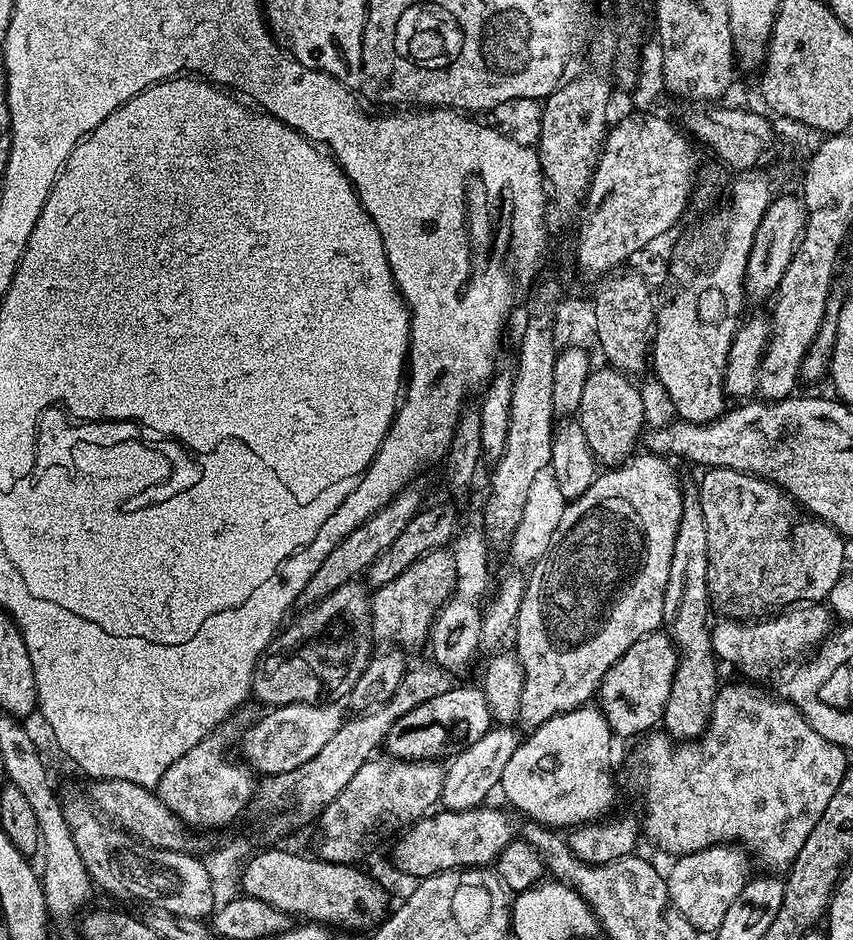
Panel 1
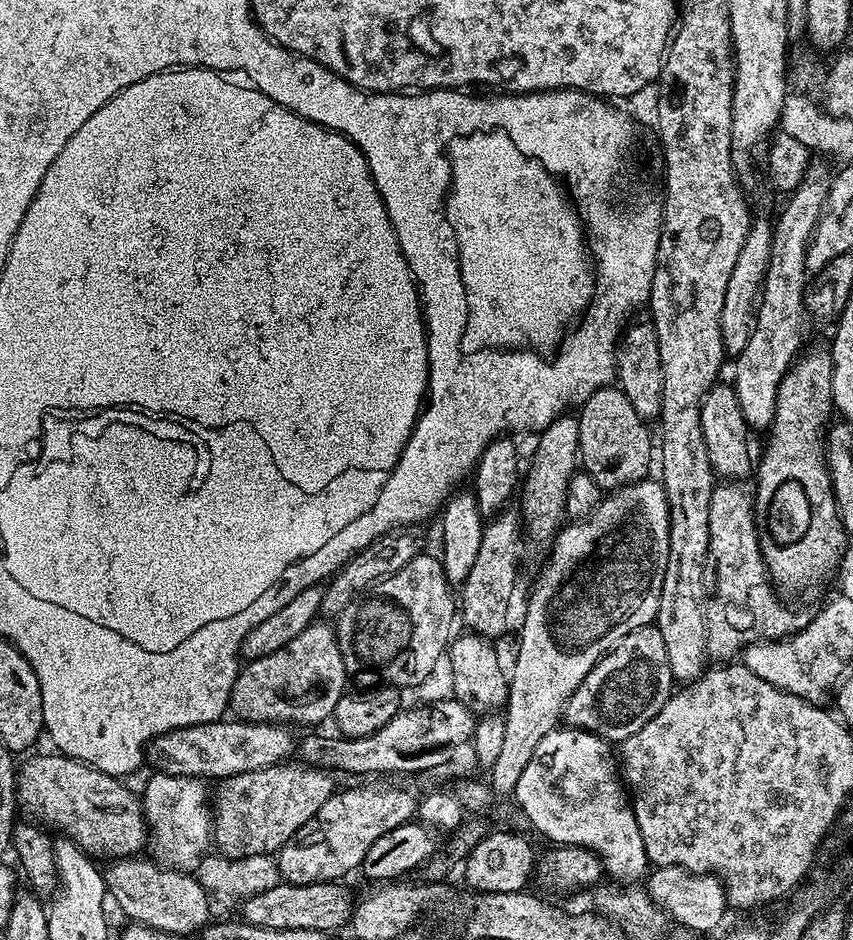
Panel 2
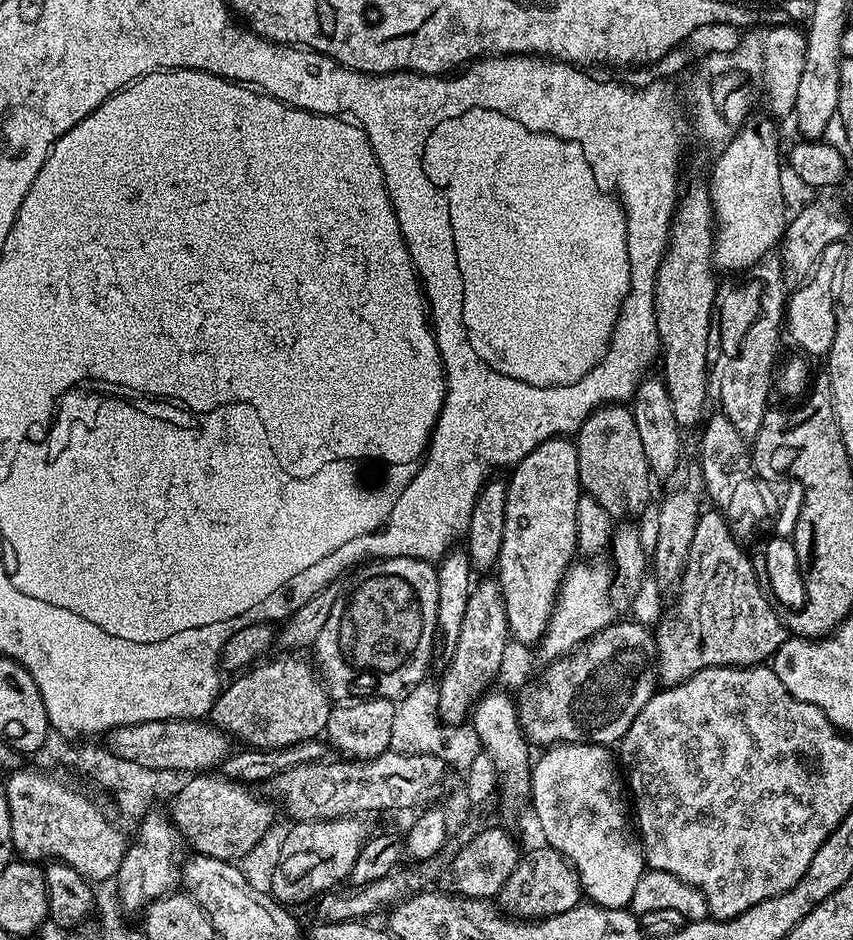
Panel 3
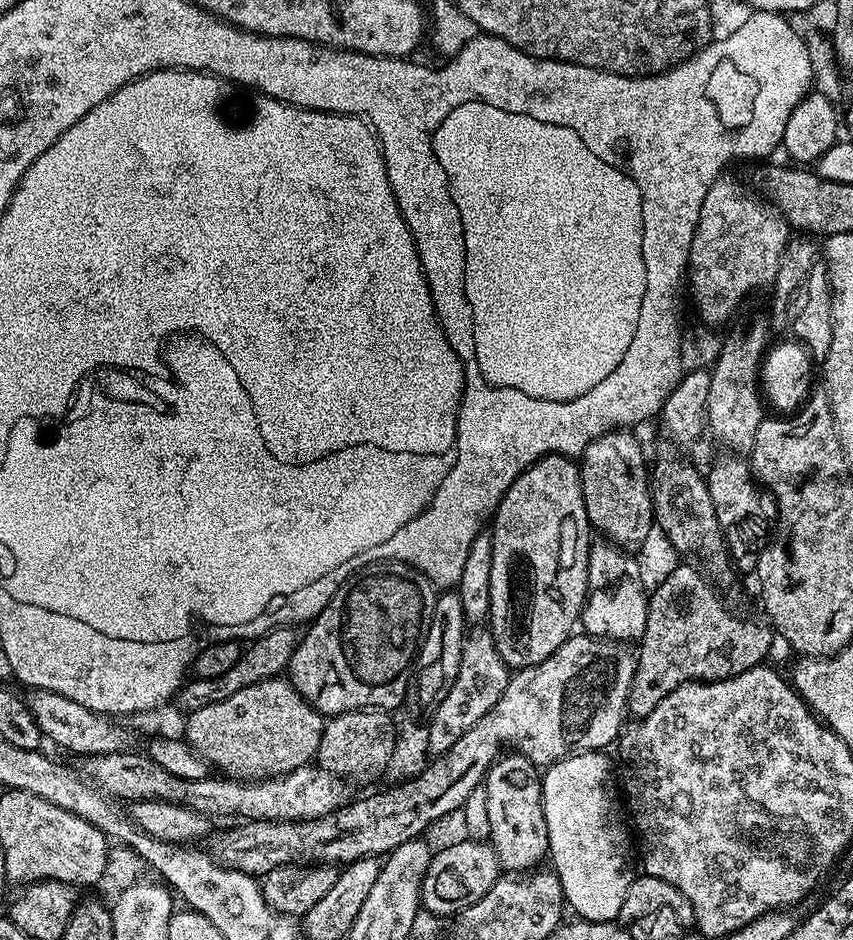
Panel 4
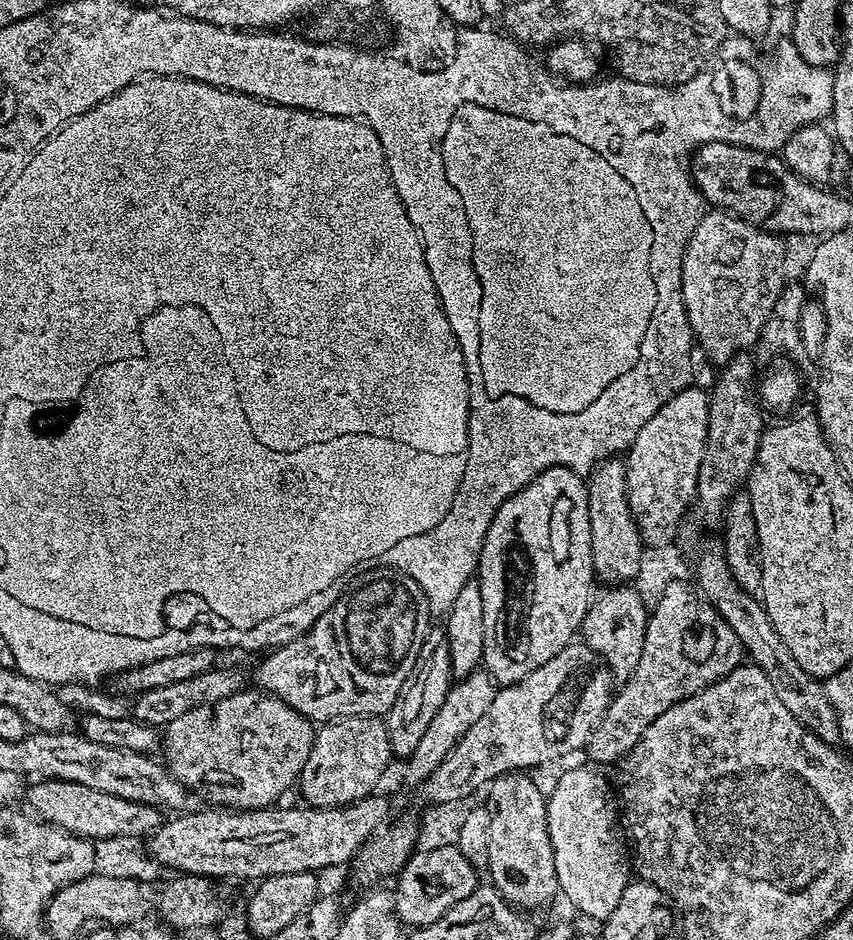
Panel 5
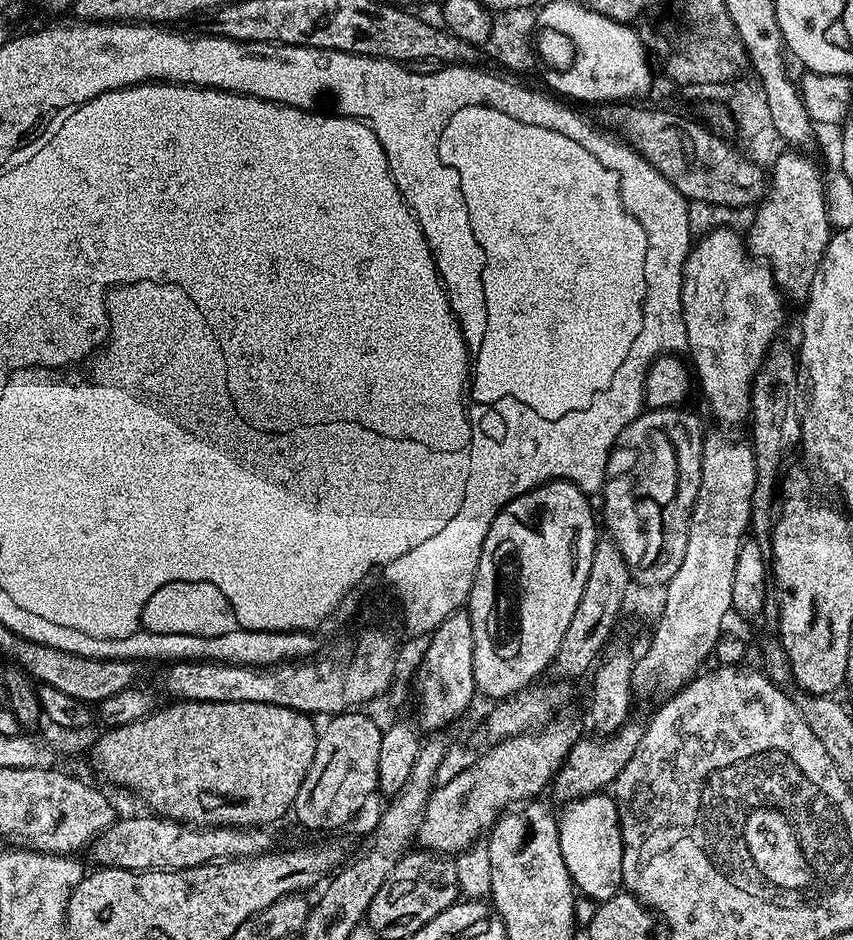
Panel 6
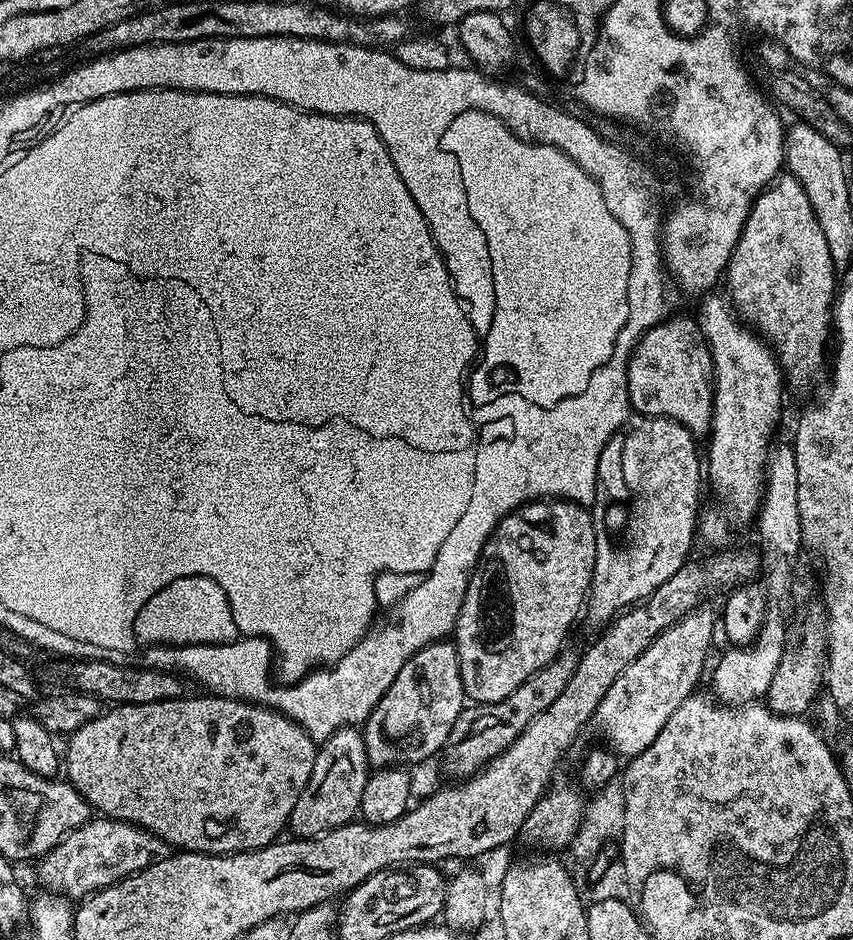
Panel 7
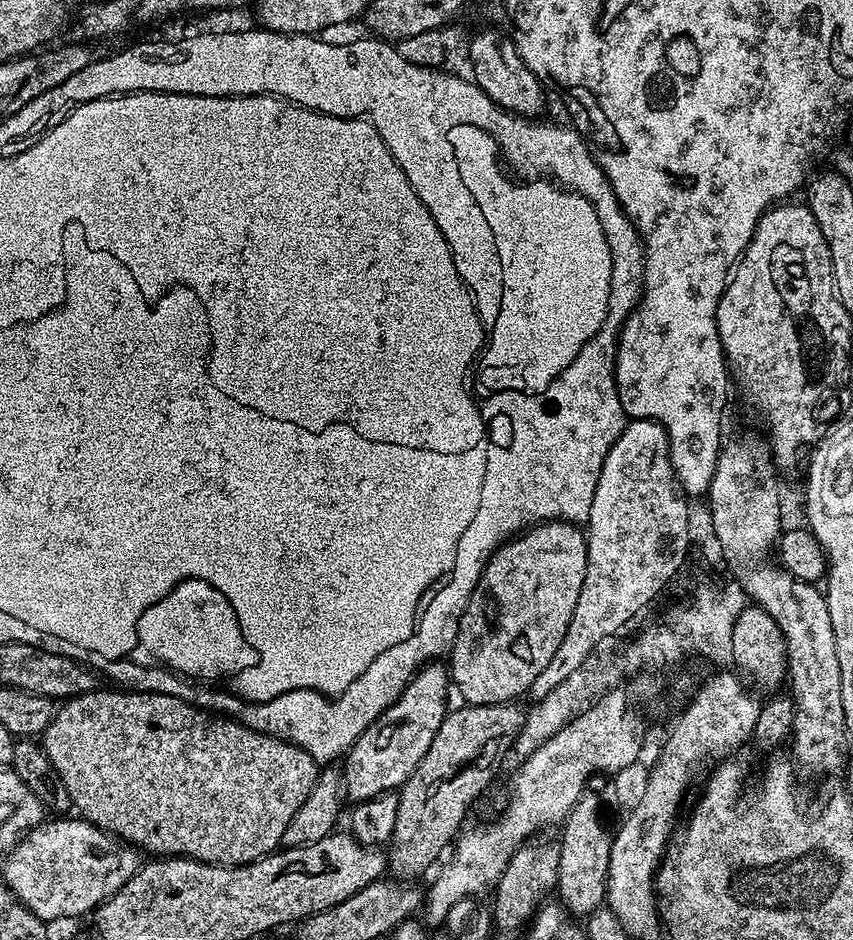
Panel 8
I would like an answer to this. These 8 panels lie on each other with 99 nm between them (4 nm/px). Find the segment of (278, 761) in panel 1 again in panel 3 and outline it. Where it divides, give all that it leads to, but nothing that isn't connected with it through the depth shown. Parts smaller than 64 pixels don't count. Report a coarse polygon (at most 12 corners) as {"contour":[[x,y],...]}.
{"contour":[[204,720],[118,727],[106,747],[152,769],[202,774],[231,755]]}

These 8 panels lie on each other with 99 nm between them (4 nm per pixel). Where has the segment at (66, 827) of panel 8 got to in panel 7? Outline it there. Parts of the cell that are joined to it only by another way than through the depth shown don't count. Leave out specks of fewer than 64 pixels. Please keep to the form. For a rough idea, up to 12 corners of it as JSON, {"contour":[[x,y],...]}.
{"contour":[[90,818],[35,865],[79,902],[168,855],[125,820]]}

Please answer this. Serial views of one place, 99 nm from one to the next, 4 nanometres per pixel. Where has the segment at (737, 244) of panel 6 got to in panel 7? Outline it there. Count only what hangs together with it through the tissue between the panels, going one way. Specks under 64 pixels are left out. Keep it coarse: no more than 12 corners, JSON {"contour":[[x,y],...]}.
{"contour":[[705,295],[712,359],[706,480],[729,521],[764,498],[782,373],[775,352]]}

